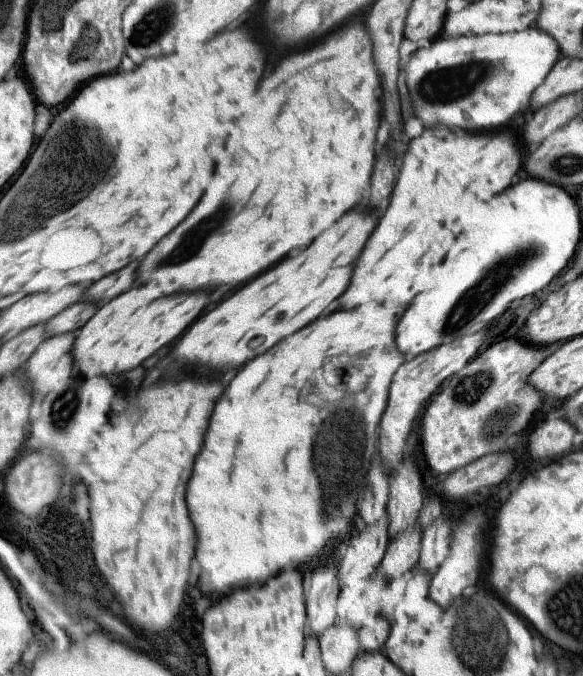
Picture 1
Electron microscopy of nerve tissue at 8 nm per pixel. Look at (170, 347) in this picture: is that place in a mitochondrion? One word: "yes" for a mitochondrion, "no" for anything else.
no

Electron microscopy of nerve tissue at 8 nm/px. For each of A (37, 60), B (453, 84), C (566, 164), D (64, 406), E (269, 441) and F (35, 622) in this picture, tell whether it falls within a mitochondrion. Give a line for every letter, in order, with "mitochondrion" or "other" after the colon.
A: other
B: mitochondrion
C: mitochondrion
D: mitochondrion
E: other
F: other

